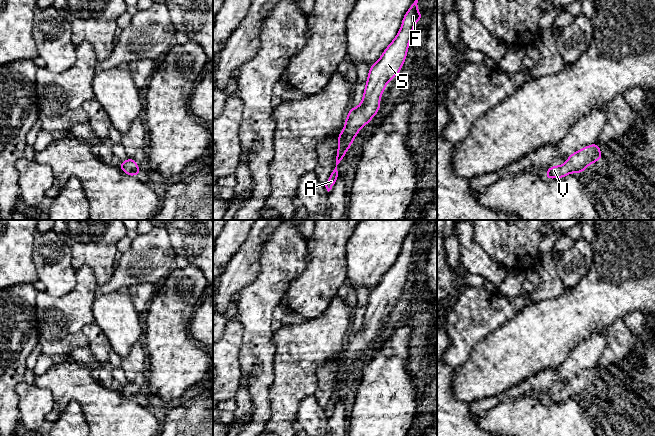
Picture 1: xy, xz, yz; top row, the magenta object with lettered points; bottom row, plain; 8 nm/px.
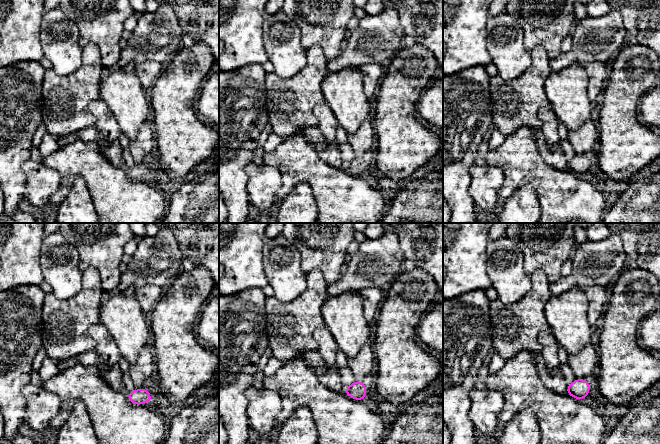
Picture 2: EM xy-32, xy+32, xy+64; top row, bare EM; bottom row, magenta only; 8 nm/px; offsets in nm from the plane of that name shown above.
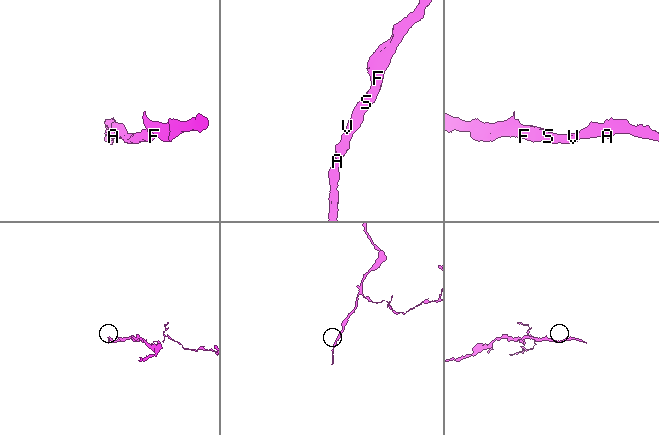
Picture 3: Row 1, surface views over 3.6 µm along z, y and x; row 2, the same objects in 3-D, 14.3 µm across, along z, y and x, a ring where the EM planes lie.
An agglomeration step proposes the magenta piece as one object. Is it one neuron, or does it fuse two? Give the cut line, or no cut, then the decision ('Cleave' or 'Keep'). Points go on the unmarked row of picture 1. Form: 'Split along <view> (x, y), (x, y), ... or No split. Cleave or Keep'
No split. Keep

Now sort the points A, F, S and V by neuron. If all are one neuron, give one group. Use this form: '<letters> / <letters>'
A F S V

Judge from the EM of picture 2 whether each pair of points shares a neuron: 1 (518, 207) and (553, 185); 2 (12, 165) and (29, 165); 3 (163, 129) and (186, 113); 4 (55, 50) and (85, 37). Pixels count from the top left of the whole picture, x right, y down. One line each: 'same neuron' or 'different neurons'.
1: different neurons
2: different neurons
3: same neuron
4: different neurons

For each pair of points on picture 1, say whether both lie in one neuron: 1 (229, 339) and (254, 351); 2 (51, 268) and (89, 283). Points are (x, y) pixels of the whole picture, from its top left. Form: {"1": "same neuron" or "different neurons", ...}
{"1": "different neurons", "2": "different neurons"}

